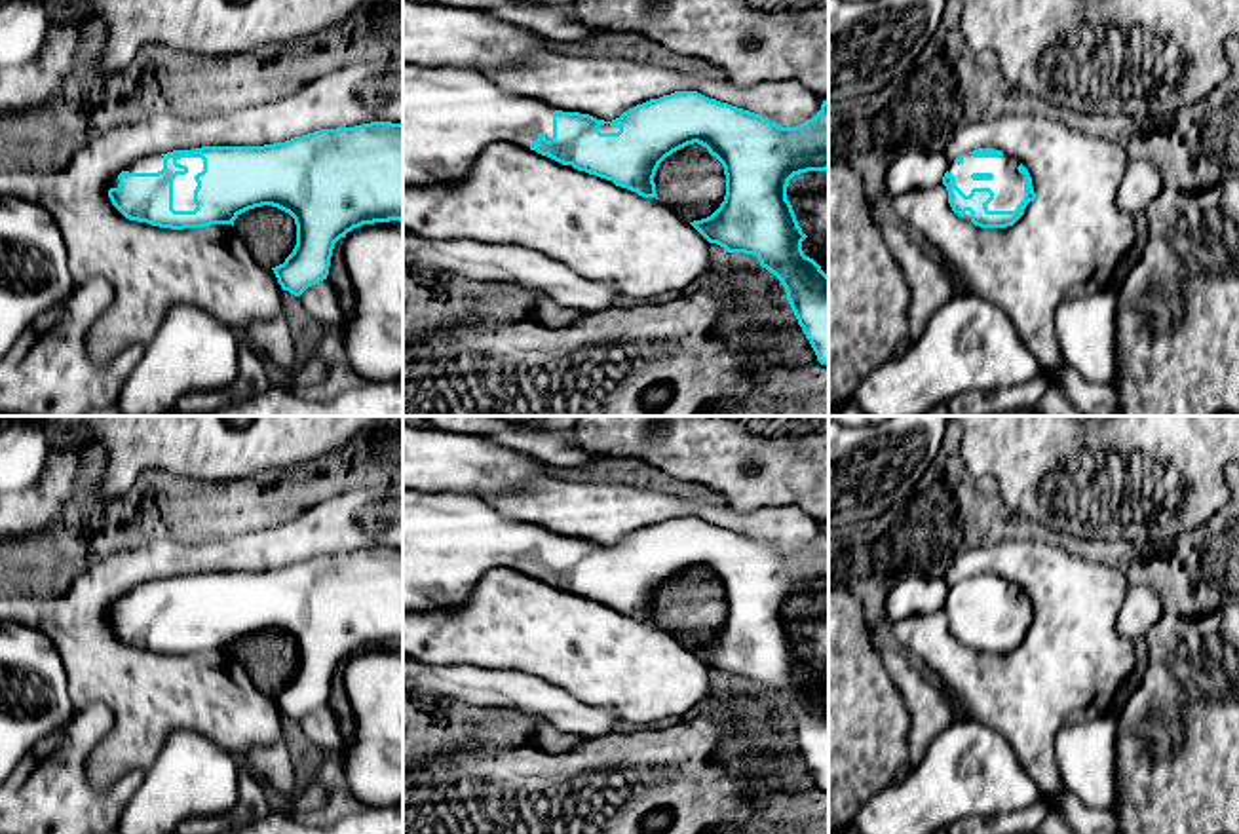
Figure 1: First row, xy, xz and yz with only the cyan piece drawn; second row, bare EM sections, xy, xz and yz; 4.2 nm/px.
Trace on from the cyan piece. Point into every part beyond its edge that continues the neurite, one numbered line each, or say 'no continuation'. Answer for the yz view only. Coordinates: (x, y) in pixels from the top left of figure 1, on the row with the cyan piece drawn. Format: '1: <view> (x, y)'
1: yz (1008, 185)

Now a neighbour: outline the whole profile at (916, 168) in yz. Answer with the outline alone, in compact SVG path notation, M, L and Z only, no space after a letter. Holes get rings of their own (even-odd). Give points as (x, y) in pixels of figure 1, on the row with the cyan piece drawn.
M910 148L897 154L886 171L886 194L891 198L916 188L935 188L943 184L948 160L943 152Z

